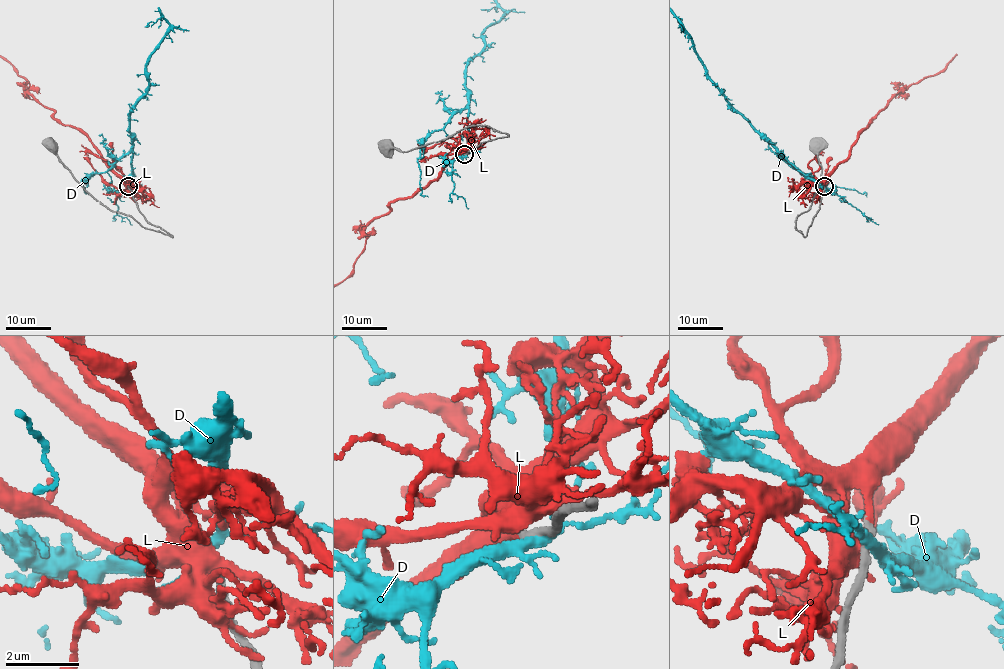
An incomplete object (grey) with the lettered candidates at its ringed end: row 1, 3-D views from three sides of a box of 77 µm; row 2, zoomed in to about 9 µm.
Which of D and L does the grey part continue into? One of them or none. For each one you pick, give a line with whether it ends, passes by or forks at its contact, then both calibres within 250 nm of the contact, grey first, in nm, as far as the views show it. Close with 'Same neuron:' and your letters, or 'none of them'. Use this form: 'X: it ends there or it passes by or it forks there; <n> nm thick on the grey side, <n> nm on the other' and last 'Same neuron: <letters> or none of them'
L: it forks there; 260 nm thick on the grey side, 500 nm on the other
Same neuron: L

